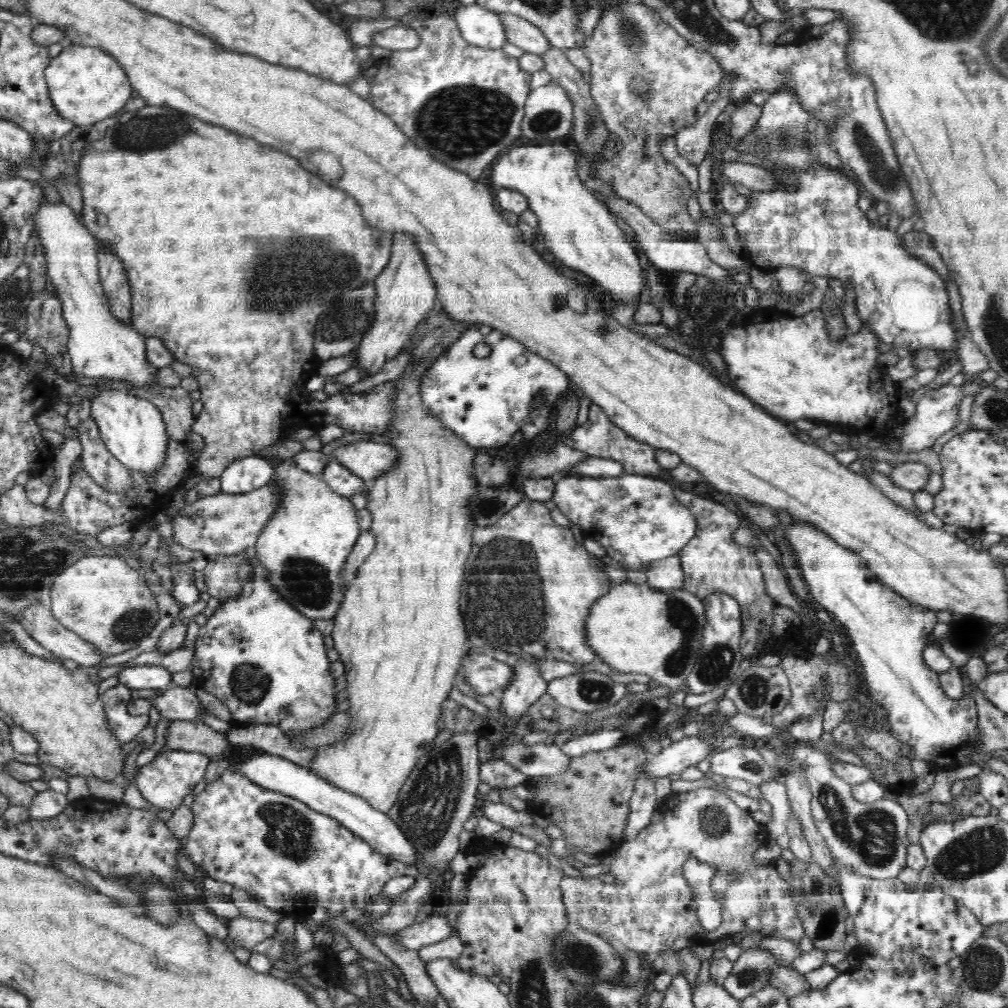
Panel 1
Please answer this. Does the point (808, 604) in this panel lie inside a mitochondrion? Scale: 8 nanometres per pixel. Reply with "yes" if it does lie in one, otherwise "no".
no

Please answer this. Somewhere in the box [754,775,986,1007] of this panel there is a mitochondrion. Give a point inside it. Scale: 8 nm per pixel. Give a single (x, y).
(872, 830)

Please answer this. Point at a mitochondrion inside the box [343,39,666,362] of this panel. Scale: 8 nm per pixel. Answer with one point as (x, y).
(462, 122)

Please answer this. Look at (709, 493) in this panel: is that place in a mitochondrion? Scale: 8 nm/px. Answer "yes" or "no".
no

